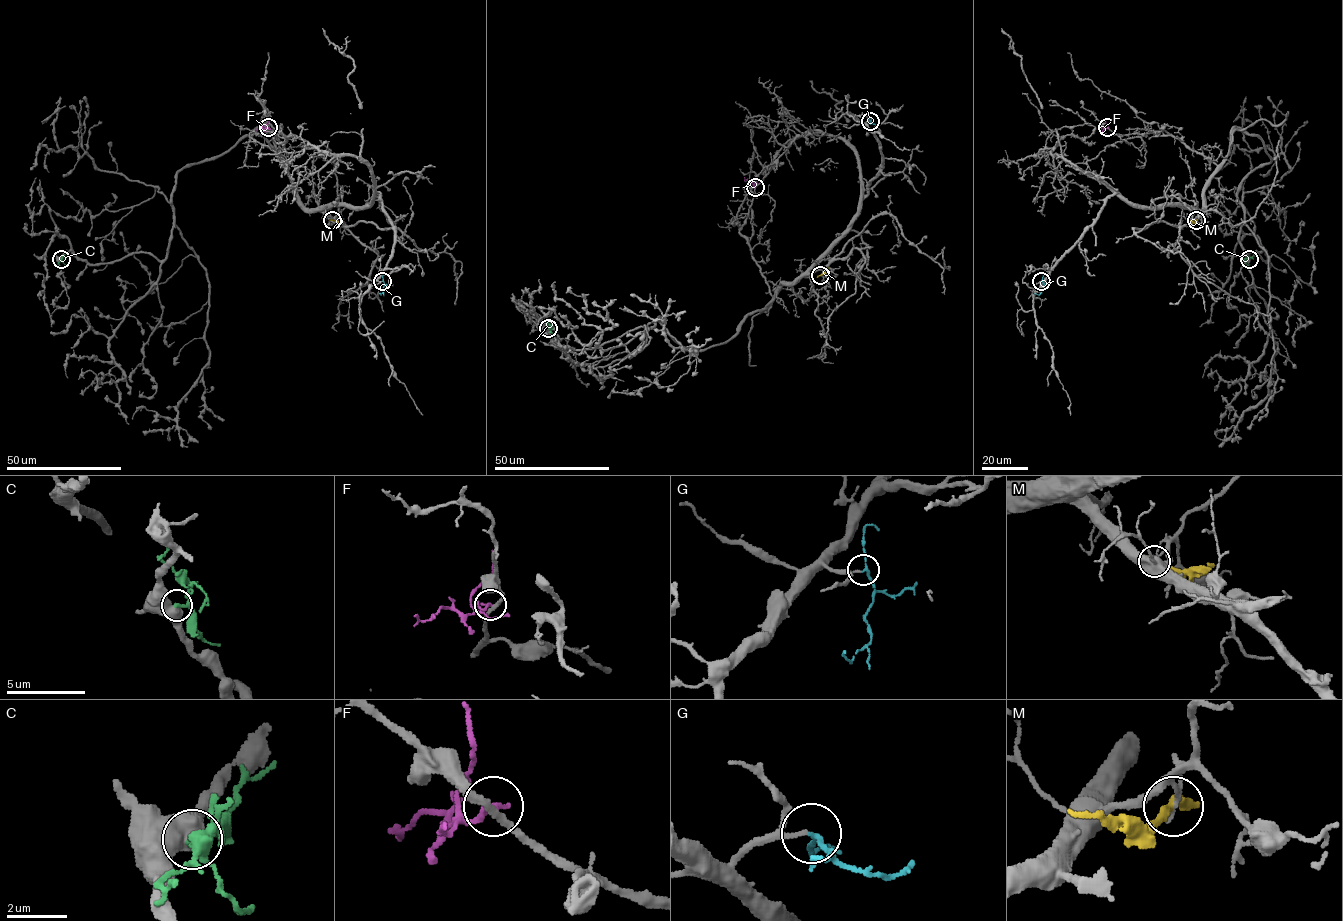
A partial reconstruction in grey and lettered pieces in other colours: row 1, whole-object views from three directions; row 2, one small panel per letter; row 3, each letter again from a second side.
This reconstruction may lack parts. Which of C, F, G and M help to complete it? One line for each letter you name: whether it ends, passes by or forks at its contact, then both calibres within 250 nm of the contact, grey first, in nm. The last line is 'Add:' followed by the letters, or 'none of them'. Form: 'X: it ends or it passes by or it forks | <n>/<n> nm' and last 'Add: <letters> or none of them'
G: it passes by | 130/120 nm
Add: G

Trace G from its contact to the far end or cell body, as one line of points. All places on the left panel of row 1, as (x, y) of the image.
G: (383, 281), (384, 291), (380, 293)

